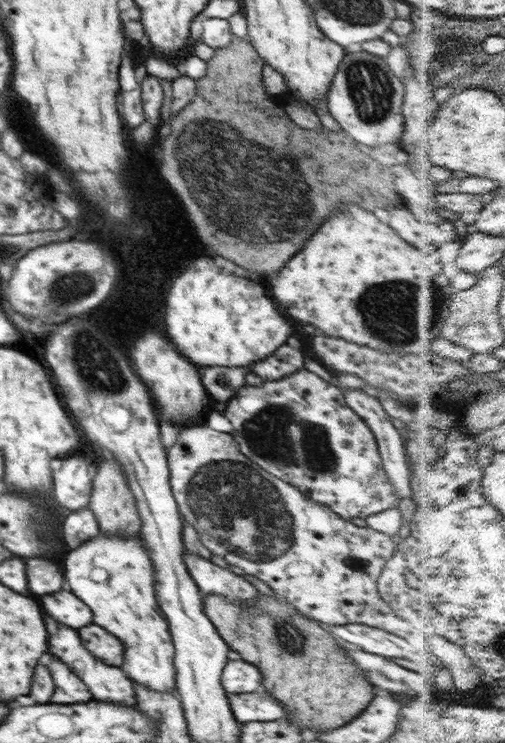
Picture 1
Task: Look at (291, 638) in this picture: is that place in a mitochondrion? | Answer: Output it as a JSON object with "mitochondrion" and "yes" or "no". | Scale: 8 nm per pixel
{"mitochondrion":"yes"}

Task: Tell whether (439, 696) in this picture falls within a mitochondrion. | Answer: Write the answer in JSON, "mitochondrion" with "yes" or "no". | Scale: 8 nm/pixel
{"mitochondrion":"no"}

